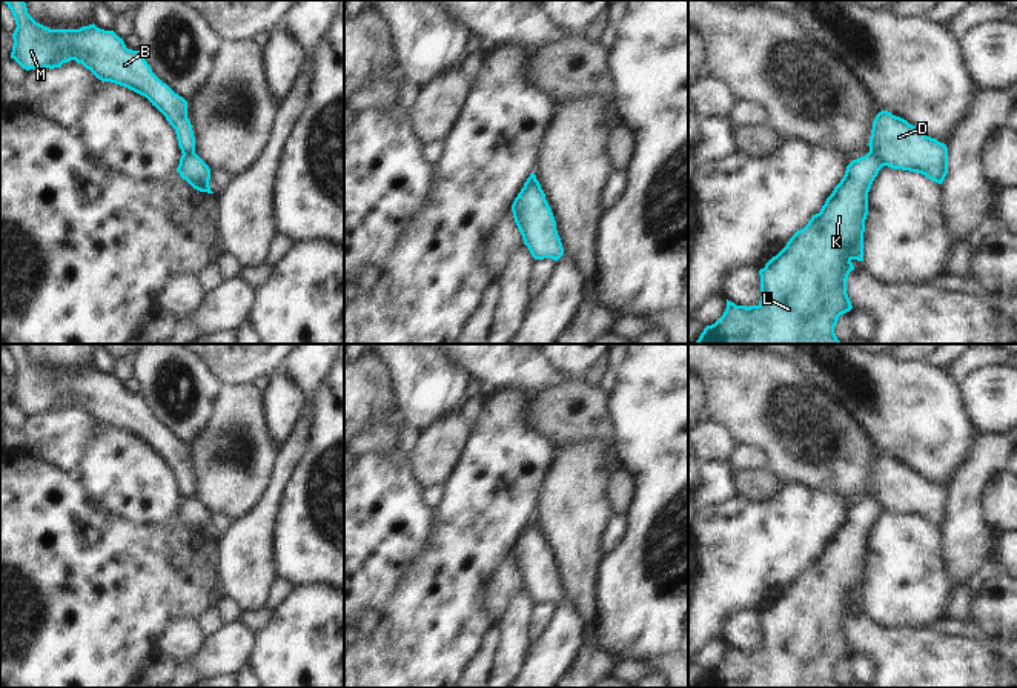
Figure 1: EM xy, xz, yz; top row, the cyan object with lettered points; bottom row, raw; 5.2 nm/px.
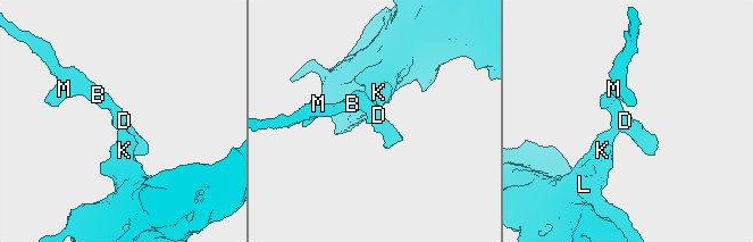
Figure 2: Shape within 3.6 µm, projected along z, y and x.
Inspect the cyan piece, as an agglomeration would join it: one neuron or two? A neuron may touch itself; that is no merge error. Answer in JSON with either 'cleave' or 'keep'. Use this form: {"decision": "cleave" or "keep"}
{"decision": "cleave"}

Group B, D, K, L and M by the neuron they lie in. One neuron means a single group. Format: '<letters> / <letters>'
B D M / K L

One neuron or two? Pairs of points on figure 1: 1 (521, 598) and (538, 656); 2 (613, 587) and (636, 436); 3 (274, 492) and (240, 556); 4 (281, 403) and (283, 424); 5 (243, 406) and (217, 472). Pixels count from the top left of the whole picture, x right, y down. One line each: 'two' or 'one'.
1: two
2: one
3: one
4: one
5: one

